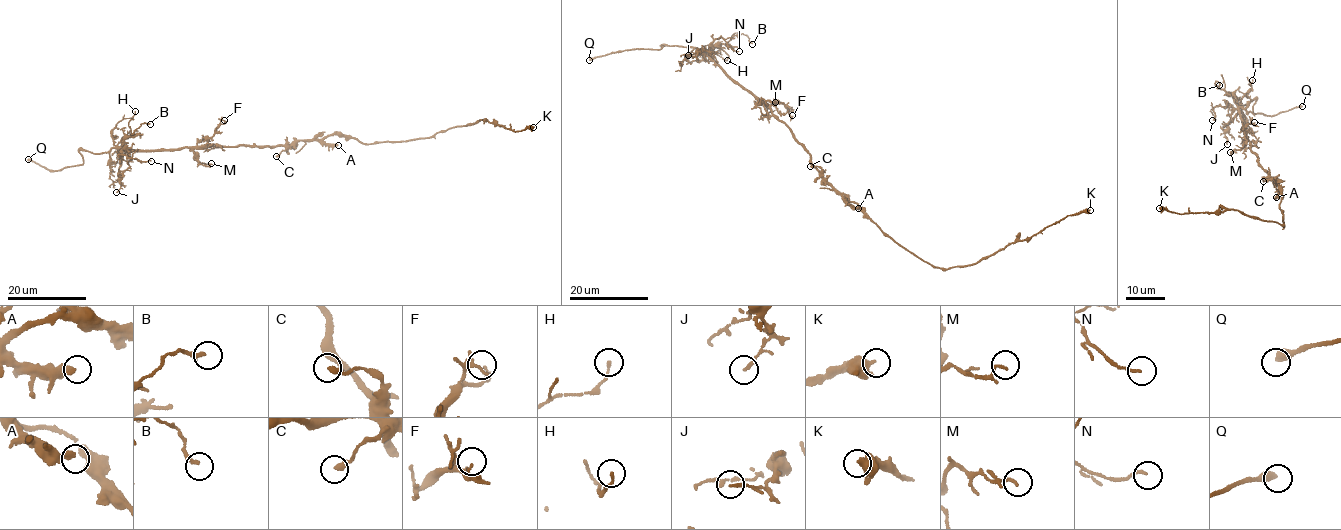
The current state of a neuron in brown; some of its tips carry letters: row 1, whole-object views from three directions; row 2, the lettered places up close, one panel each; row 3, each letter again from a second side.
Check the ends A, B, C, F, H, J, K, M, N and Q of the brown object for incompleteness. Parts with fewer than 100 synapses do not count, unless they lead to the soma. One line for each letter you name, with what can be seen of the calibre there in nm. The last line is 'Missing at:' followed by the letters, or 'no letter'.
Q: 440 nm thick
Missing at: Q

